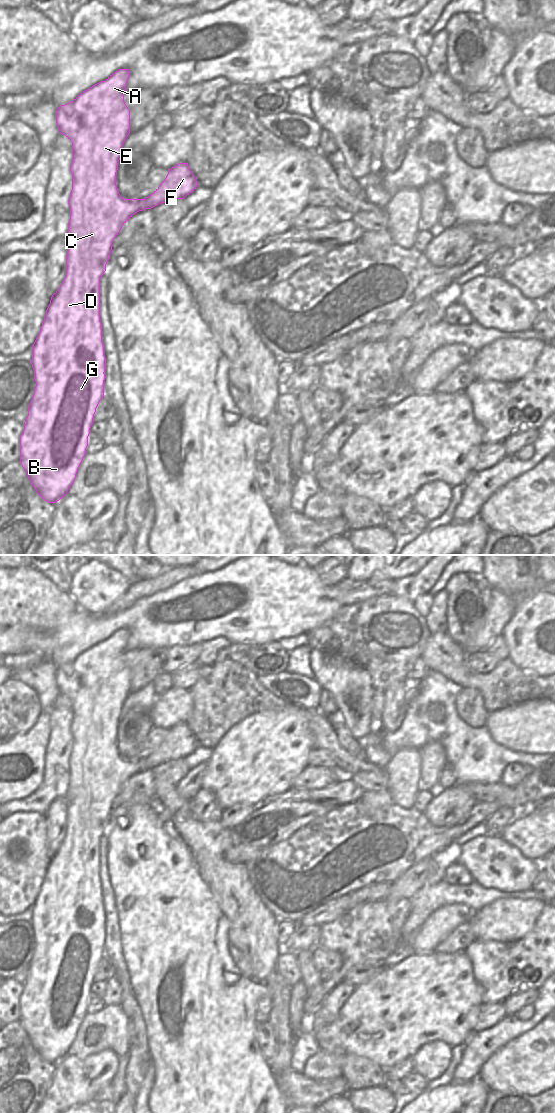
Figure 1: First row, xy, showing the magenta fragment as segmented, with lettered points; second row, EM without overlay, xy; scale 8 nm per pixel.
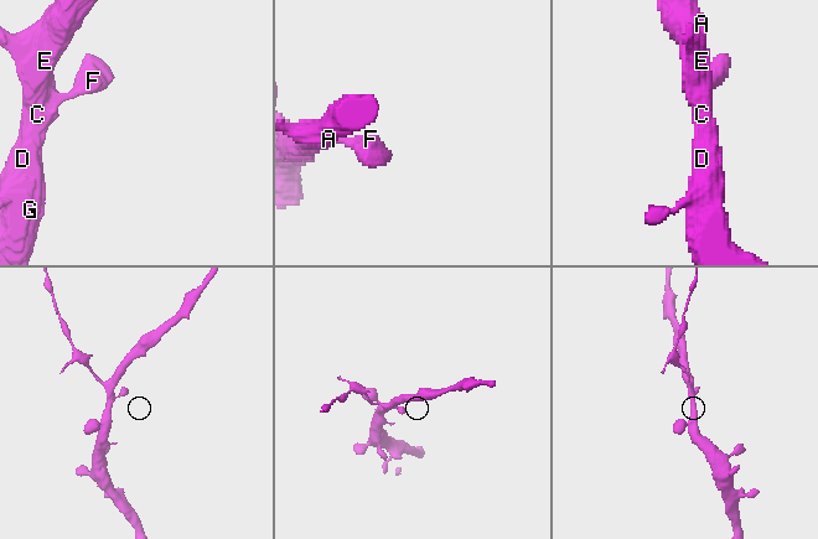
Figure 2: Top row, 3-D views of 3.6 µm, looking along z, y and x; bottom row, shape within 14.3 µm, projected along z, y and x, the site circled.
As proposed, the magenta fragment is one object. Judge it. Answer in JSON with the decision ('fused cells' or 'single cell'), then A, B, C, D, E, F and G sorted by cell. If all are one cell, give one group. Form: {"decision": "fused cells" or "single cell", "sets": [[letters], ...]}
{"decision": "single cell", "sets": [["A", "B", "C", "D", "E", "F", "G"]]}

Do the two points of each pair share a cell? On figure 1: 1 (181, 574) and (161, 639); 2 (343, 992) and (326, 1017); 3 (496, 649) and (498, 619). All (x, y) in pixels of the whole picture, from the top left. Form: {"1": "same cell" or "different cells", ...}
{"1": "different cells", "2": "same cell", "3": "different cells"}

